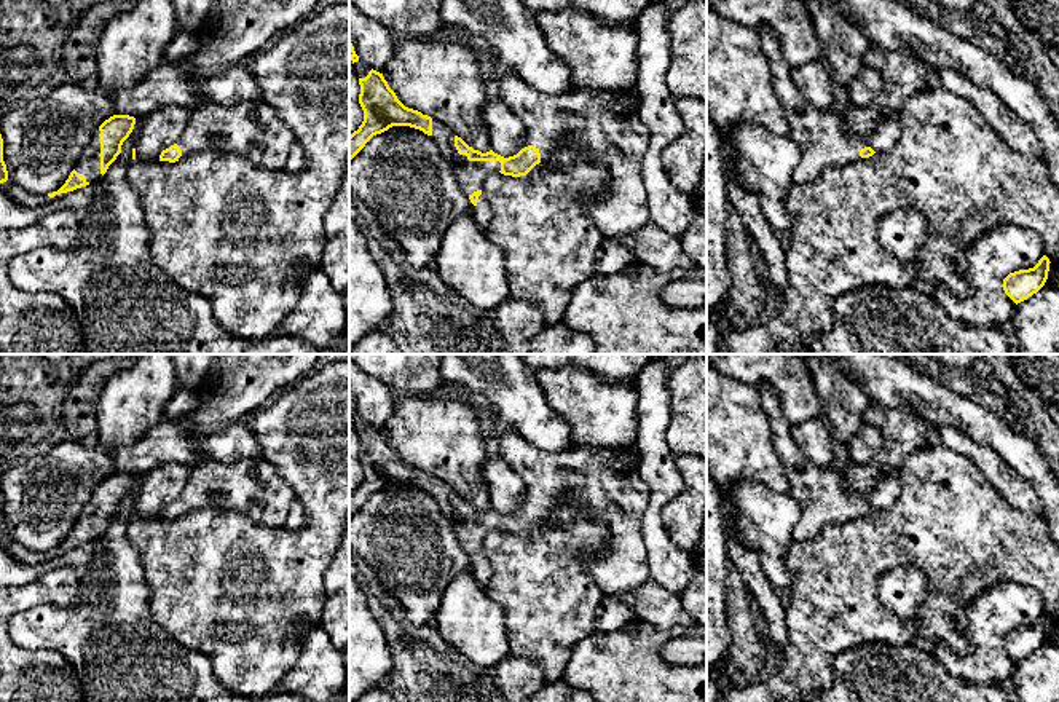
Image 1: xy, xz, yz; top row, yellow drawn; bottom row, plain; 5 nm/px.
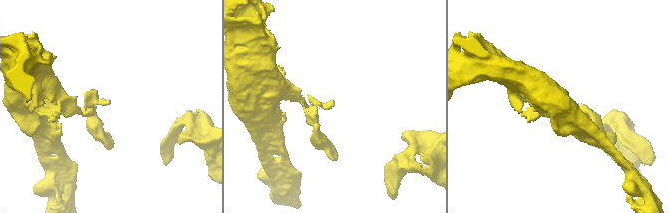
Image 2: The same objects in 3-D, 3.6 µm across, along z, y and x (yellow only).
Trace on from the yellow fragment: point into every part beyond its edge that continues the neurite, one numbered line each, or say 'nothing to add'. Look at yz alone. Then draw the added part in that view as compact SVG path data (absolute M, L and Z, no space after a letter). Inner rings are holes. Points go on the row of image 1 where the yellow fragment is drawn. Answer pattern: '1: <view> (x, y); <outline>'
1: yz (823, 142); M761 27L758 34L762 51L770 61L775 91L786 108L788 137L797 144L802 155L793 174L794 183L809 183L828 168L861 160L860 150L864 147L882 153L898 144L903 131L898 115L877 123L869 136L856 136L844 129L841 113L812 107L791 78L793 67L783 59L777 35L767 27Z

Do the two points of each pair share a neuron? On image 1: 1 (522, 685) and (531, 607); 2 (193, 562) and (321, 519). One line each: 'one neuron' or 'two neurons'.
1: two neurons
2: one neuron

